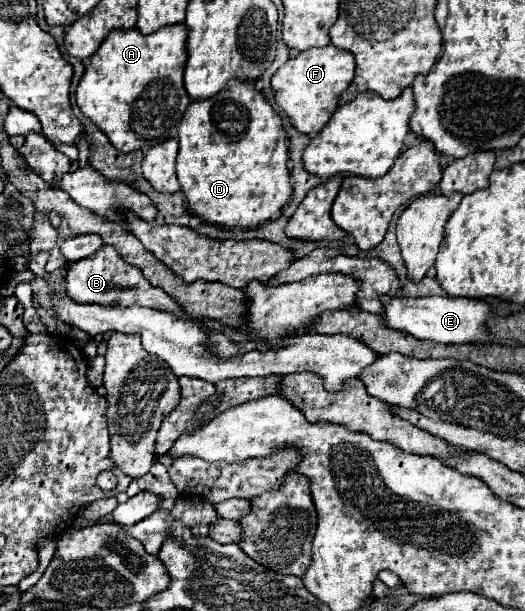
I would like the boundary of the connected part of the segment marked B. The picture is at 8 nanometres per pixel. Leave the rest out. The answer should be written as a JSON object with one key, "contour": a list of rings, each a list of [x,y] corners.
{"contour":[[[102,246],[92,256],[86,256],[68,266],[66,294],[72,300],[82,304],[102,304],[102,306],[138,304],[138,306],[150,306],[156,310],[174,312],[174,314],[184,314],[184,310],[164,290],[150,286],[150,282],[140,274],[140,270],[136,270],[134,266],[128,266],[112,246]]]}

